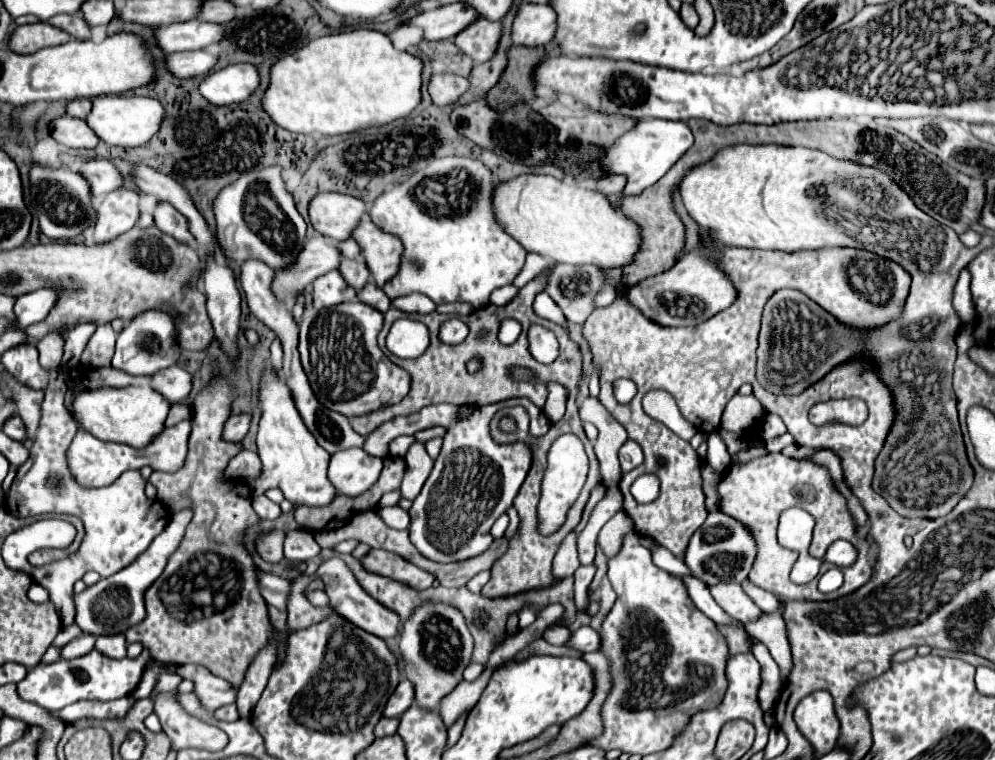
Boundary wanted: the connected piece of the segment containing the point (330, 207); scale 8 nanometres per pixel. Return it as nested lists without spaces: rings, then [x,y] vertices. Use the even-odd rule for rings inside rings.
[[[320,192],[308,204],[308,218],[314,230],[336,242],[348,240],[364,214],[362,200],[336,192]]]

